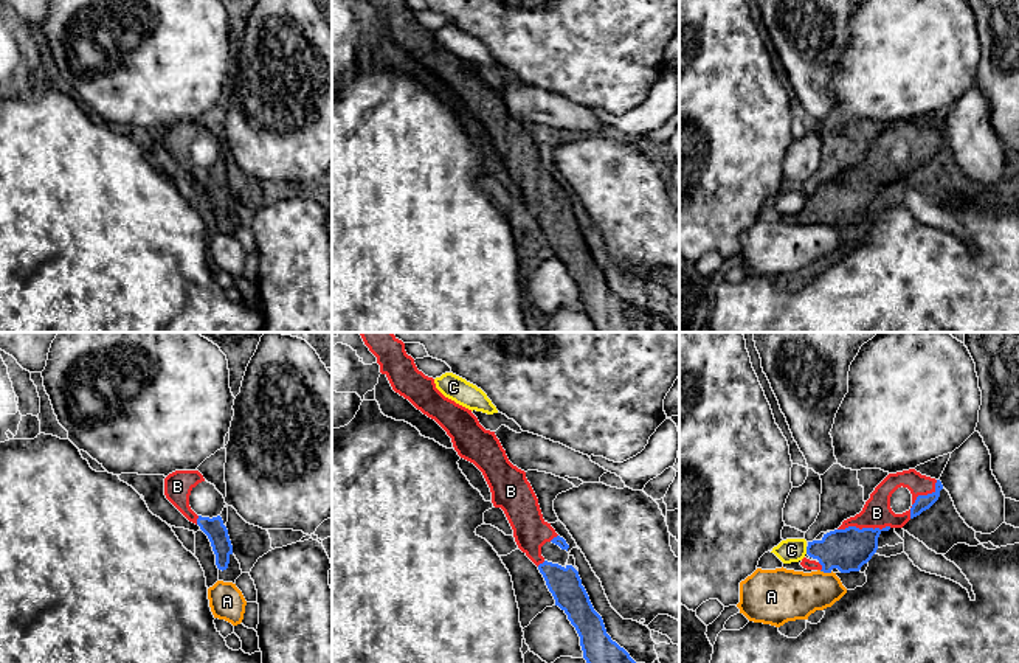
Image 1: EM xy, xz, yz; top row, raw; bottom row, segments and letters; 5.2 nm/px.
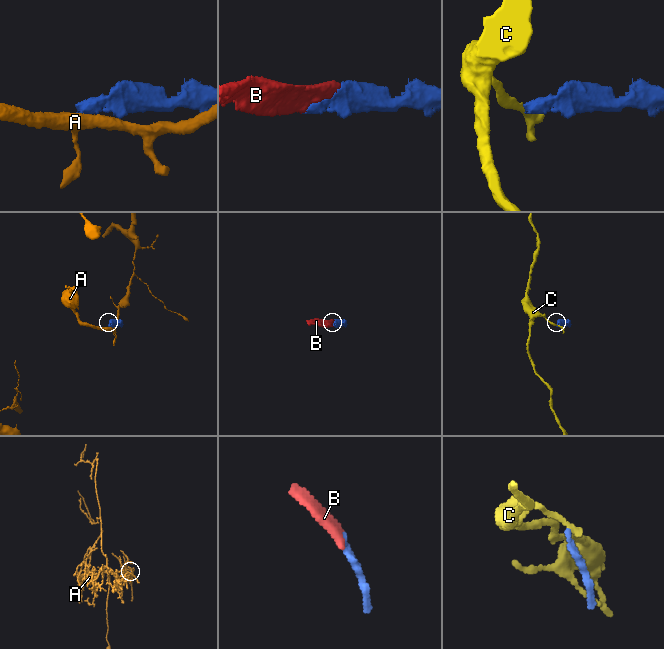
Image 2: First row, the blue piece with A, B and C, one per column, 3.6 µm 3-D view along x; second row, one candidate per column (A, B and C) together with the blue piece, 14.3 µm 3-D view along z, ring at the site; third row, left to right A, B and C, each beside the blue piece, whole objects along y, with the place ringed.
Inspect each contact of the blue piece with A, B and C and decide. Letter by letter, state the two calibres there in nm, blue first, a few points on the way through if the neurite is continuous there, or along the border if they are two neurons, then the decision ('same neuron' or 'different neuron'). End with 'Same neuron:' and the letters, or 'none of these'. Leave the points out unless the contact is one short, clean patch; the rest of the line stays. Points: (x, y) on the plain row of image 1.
A: calibres 220 and 280 nm; different neuron
B: calibres 220 and 160 nm; same neuron
C: calibres 220 and 130 nm; border yz (805, 199), (807, 205); different neuron
Same neuron: B

